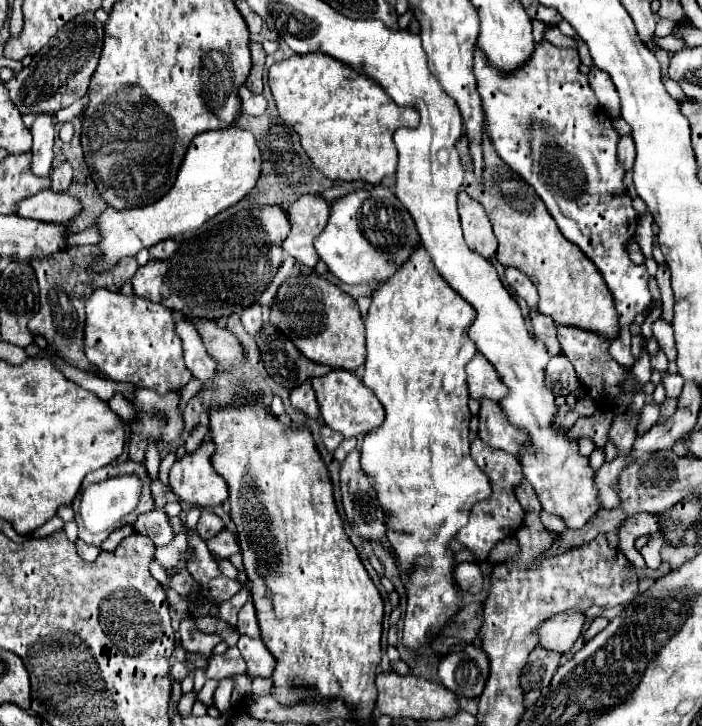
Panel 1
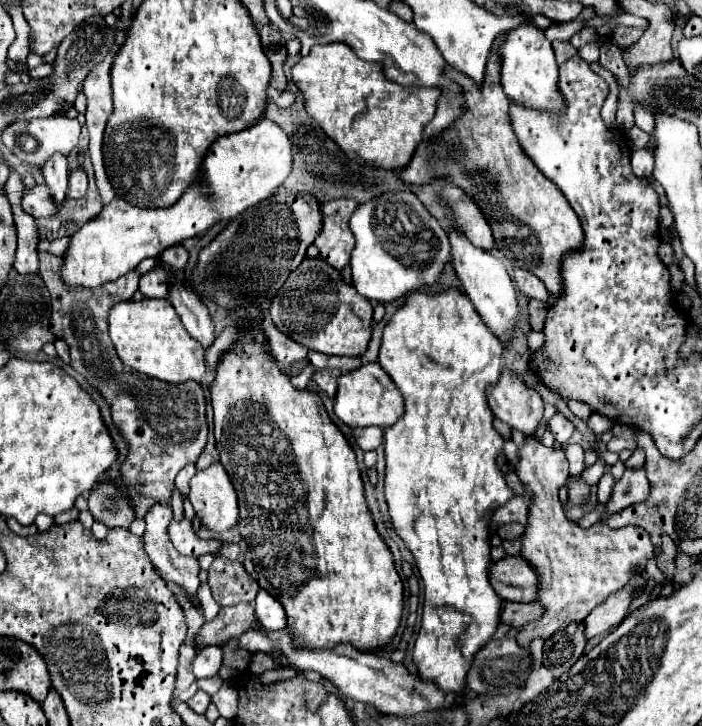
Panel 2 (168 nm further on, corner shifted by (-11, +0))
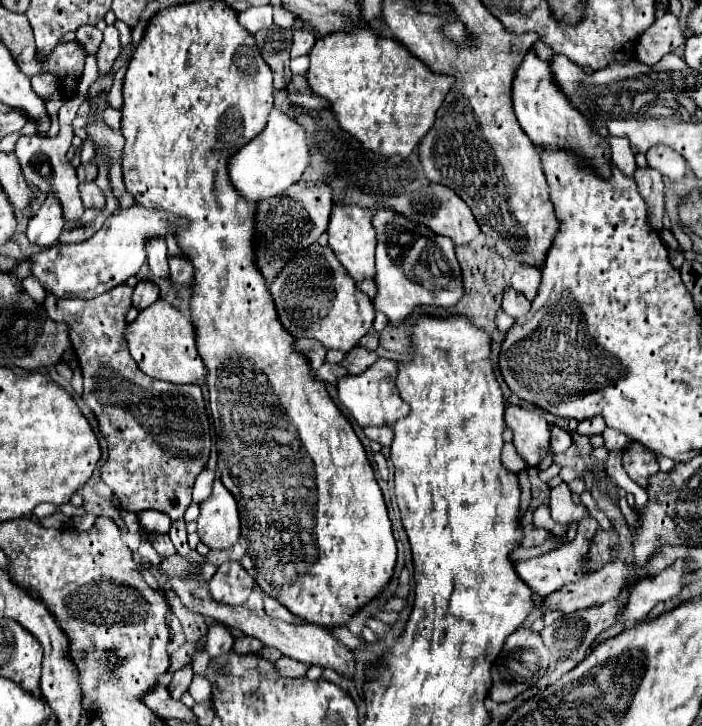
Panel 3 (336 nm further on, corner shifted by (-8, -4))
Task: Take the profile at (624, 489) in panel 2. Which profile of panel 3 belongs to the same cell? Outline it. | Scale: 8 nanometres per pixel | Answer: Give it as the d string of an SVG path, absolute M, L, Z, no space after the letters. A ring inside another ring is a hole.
M584 517L580 521L580 529L576 531L576 537L574 541L554 549L554 551L548 551L544 555L538 555L538 557L532 557L532 559L518 559L514 561L514 569L516 569L516 575L532 589L534 595L538 597L546 597L550 595L552 591L558 591L560 587L564 587L566 583L574 583L582 577L582 571L580 567L584 565L584 555L588 551L588 545L590 545L590 539L594 537L598 529L598 521L594 517Z

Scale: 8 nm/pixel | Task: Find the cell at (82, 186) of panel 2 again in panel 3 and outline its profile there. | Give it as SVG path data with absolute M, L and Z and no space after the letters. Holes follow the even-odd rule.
M80 183L80 199L84 207L94 207L94 209L102 209L106 203L104 195L94 183Z

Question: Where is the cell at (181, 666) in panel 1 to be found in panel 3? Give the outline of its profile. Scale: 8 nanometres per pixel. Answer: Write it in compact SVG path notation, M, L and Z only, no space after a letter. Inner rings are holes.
M216 623L208 629L208 639L206 639L206 651L210 655L210 659L216 659L224 653L228 653L232 649L232 641L234 637L230 635L228 627L224 627L222 623Z

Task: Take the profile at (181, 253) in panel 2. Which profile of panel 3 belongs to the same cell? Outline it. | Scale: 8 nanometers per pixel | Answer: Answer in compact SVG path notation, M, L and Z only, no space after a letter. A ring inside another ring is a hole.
M168 257L170 263L170 279L176 285L186 285L192 279L194 267L186 257Z

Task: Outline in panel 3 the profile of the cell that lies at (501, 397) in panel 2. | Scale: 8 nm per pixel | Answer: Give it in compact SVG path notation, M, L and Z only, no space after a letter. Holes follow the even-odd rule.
M508 405L504 413L506 427L514 433L514 445L518 453L526 459L528 465L538 465L550 443L550 425L548 421L528 409L518 405Z

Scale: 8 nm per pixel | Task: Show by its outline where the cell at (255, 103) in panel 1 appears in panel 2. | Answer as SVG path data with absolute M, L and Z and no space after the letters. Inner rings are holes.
M269 87L269 99L275 101L279 107L291 107L295 101L295 95L291 91L277 91L277 89Z

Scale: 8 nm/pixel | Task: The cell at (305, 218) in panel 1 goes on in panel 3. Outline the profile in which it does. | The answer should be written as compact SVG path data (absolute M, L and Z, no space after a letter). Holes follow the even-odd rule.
M334 205L328 225L328 247L338 257L340 265L344 265L346 273L356 279L370 279L374 273L374 249L376 249L376 233L370 225L372 211L358 205Z

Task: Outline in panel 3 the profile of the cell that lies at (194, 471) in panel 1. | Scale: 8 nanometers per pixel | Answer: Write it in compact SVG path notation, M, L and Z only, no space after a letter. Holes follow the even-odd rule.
M216 479L212 485L212 495L200 503L198 537L204 545L224 549L236 543L240 537L240 517L234 497L224 489L222 481Z

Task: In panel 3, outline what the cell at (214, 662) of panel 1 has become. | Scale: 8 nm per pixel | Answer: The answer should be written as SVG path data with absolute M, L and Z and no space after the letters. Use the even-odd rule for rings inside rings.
M280 657L274 661L274 669L280 677L302 677L308 671L308 665L296 665L294 661L288 661L288 657Z

